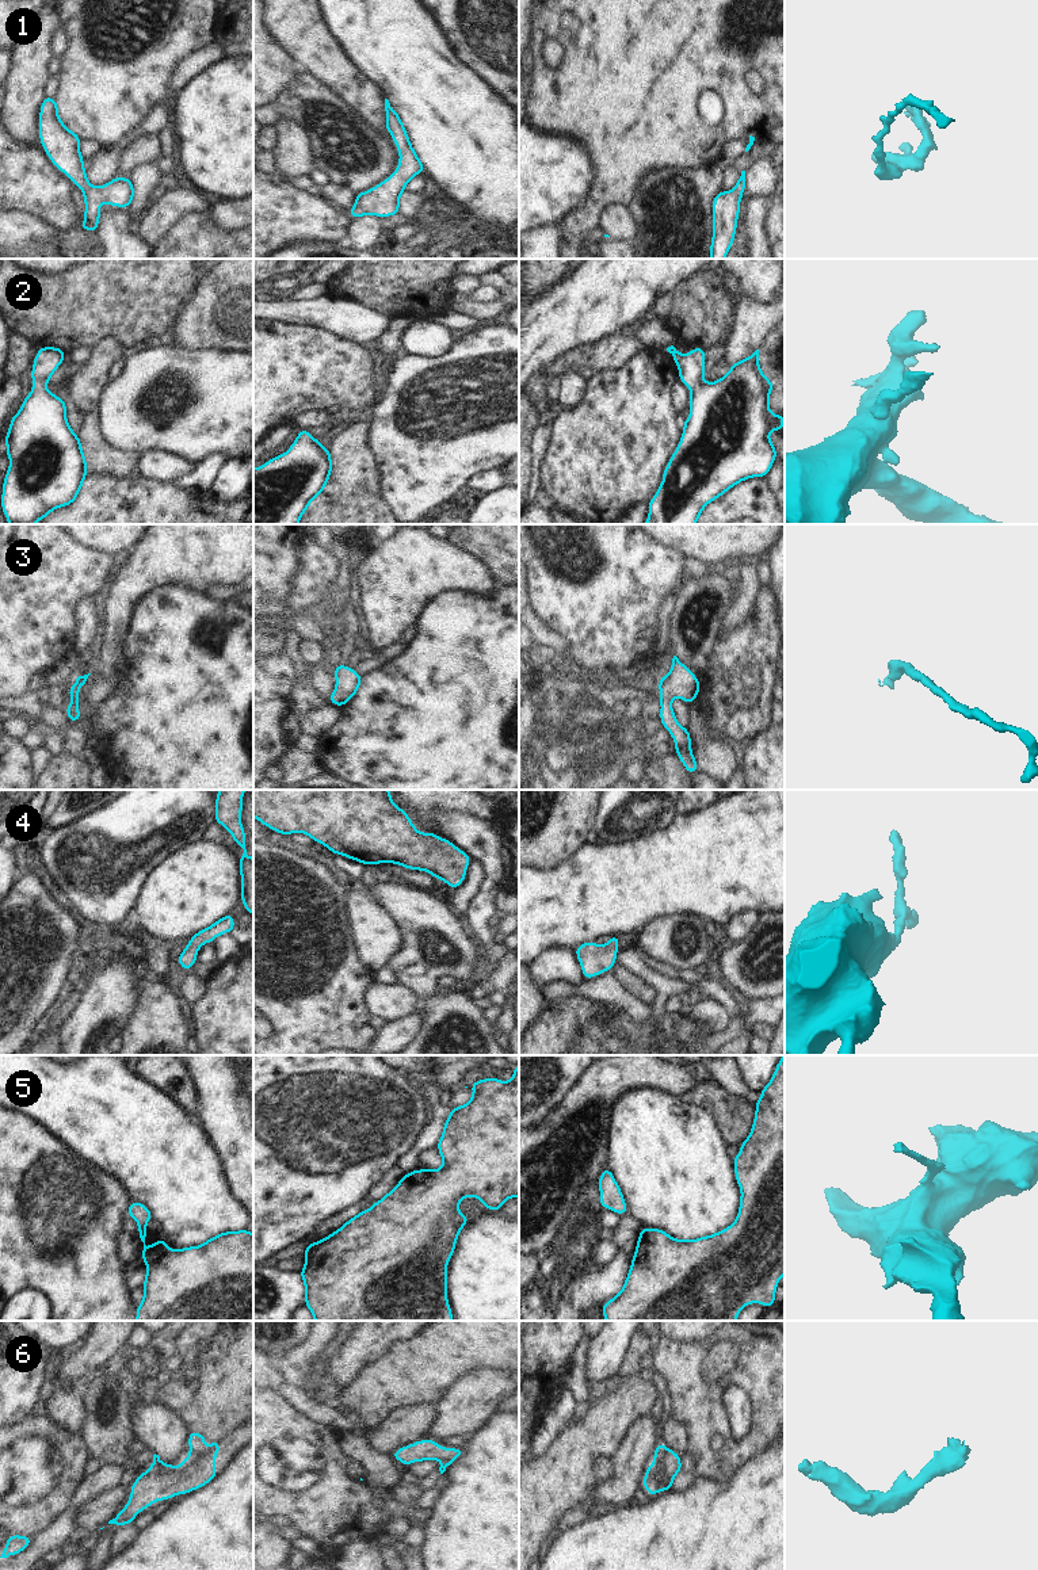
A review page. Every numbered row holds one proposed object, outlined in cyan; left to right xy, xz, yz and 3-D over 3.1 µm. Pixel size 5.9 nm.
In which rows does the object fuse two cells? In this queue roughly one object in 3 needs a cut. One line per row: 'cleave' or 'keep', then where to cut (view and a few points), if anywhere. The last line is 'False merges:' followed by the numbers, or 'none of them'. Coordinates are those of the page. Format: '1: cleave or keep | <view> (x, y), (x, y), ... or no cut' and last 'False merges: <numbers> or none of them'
1: keep | no cut
2: keep | no cut
3: keep | no cut
4: keep | no cut
5: keep | no cut
6: keep | no cut
False merges: none of them

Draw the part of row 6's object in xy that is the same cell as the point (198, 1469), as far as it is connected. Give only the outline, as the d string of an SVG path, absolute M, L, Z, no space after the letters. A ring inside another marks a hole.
M190 1430L191 1452L180 1466L165 1464L154 1454L150 1467L130 1485L131 1493L125 1508L108 1524L115 1524L117 1528L131 1524L136 1516L149 1509L153 1502L172 1500L176 1494L184 1495L211 1482L218 1475L215 1458L221 1445L213 1439L206 1448L205 1440L206 1435Z

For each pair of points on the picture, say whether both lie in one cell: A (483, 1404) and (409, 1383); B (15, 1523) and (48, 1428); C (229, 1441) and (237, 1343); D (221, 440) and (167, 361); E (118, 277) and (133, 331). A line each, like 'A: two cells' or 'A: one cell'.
A: two cells
B: one cell
C: two cells
D: one cell
E: one cell

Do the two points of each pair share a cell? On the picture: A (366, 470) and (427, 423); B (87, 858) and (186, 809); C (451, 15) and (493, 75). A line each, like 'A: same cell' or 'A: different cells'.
A: different cells
B: same cell
C: same cell

